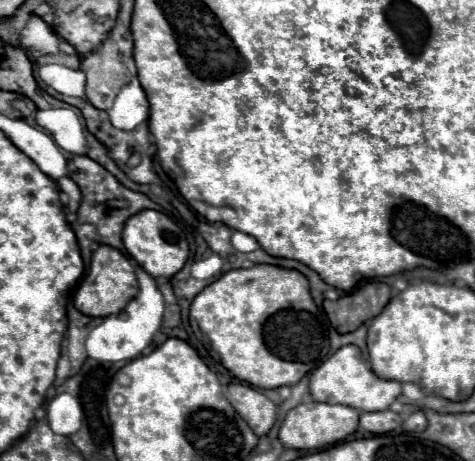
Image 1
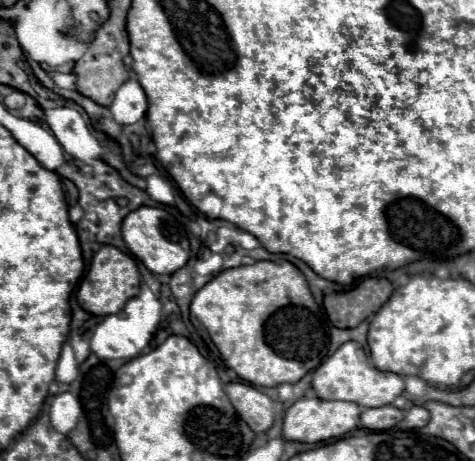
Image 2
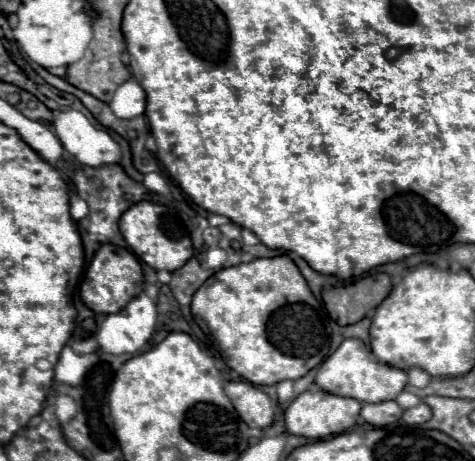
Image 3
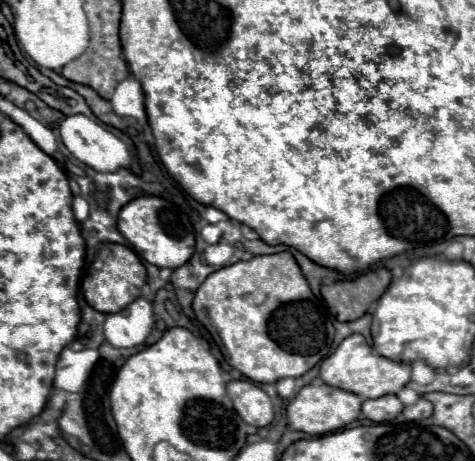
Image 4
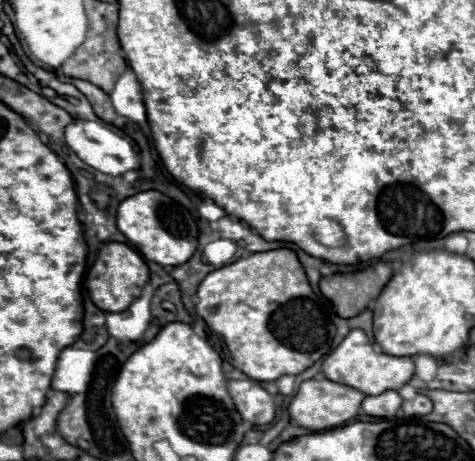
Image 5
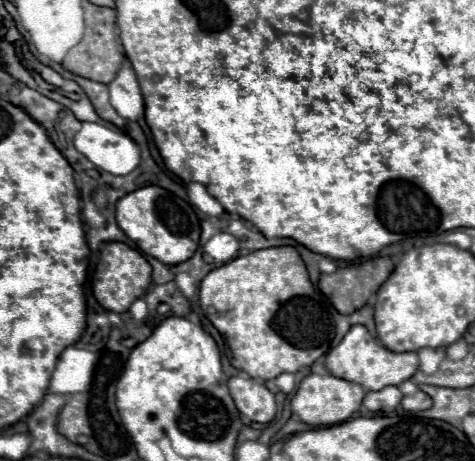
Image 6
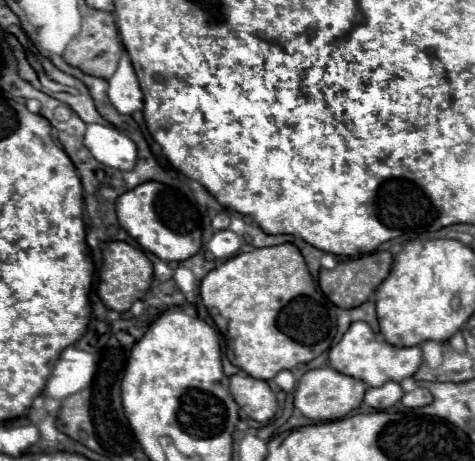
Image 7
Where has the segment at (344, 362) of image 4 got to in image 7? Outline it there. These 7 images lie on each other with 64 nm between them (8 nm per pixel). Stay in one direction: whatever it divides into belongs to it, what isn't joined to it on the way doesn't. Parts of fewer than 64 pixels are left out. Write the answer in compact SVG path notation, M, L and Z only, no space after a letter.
M356 322L356 324L352 324L352 328L348 328L348 332L342 336L342 340L336 346L332 346L332 350L328 354L328 364L332 368L336 368L338 372L364 380L368 386L382 386L388 380L402 382L404 378L414 376L414 372L422 364L422 350L420 350L420 346L412 346L412 348L392 346L384 338L380 338L376 332L372 332L372 328L368 324Z

